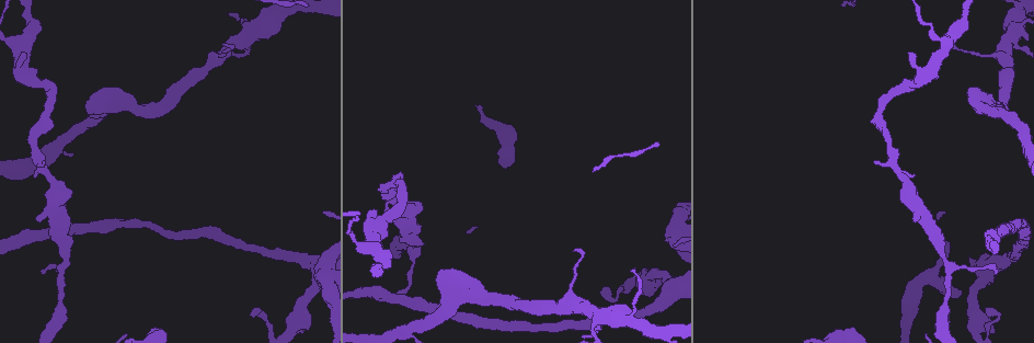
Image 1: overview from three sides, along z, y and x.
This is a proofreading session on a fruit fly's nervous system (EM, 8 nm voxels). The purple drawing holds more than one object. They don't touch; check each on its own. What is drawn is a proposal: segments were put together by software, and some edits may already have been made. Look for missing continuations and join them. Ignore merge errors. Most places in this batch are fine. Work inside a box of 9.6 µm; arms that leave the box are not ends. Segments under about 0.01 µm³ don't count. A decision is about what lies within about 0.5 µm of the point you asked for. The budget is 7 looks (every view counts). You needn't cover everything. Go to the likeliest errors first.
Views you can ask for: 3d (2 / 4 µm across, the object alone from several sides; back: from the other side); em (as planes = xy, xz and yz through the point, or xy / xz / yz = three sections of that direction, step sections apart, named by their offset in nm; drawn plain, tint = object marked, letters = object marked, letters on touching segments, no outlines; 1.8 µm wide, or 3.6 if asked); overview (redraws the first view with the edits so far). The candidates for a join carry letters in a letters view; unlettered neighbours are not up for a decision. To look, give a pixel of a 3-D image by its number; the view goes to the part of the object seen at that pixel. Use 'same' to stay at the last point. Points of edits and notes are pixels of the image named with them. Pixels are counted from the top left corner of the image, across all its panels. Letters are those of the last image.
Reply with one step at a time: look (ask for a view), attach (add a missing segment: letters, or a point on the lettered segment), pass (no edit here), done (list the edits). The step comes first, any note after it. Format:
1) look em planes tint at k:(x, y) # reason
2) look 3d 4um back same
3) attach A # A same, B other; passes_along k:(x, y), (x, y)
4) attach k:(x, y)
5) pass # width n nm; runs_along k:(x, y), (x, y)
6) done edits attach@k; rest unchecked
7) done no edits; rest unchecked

look em planes letters at 1:(504, 153)

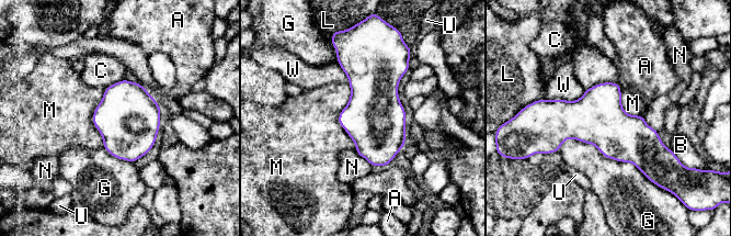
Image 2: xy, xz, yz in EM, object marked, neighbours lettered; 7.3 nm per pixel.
pass # width 400 nm; A other, B other, C other, G other, L other, M other, N other, U other, W other; border 2:(347, 83), (338, 123), (355, 150); no lettered segment goes on from it

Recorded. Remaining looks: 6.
look 3d 2um at 1:(42, 161)

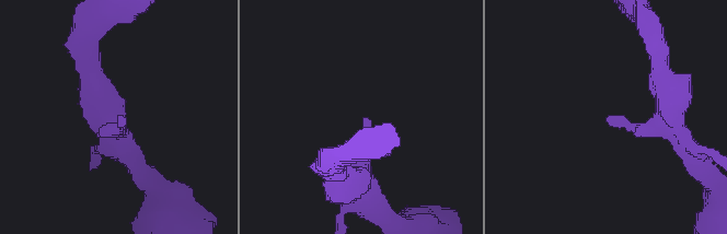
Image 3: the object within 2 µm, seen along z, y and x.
look em planes letters at 3:(608, 117) # shape alone is not enough

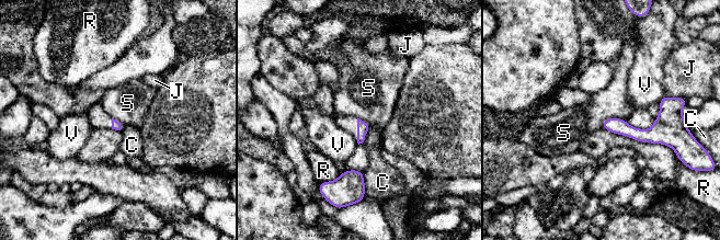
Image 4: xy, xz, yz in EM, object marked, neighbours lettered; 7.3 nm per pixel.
pass # longest_contact C 200 nm; C other, J other, R other, S other, V other; none of them fits

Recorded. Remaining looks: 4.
look 3d 2um at 1:(17, 47) # arms part here

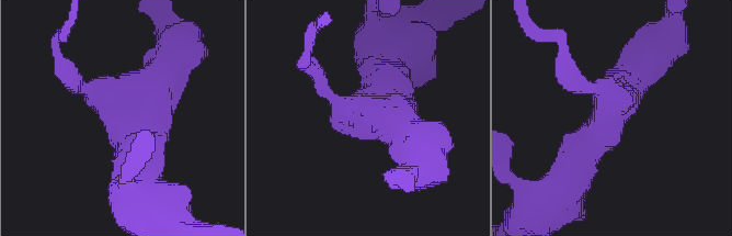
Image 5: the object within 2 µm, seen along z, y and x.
look em planes letters at 5:(374, 111) # arms 3

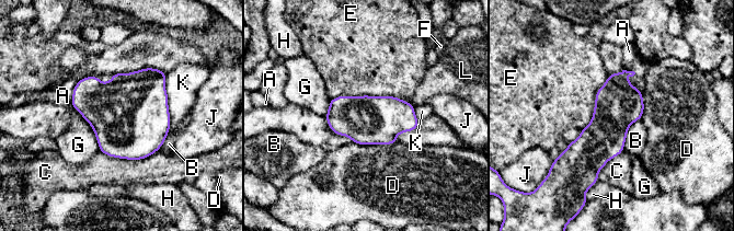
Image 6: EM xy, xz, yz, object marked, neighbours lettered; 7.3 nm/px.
pass # width 360 nm; longest_contact E 600 nm; A other, B other, C other, D other, E other, F other, G other, H other, J other, K other, L other; none of them fits

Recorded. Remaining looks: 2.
done no edits; rest unchecked

